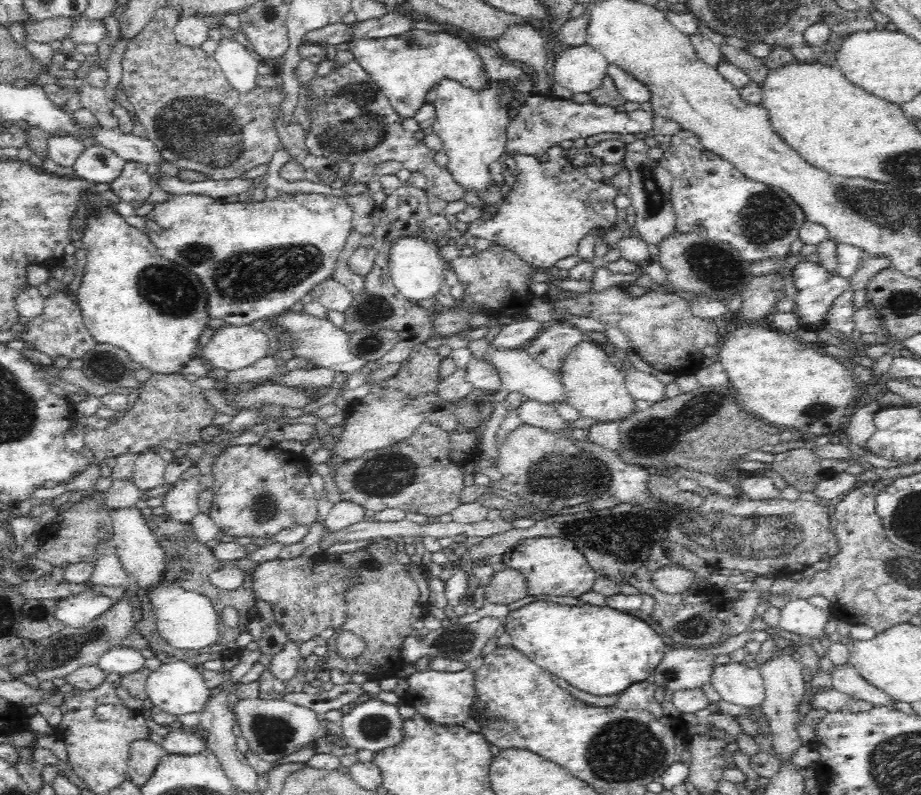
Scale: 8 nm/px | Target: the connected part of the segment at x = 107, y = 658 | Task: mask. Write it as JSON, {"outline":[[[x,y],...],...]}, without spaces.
{"outline":[[[112,647],[106,650],[99,659],[97,666],[107,675],[120,675],[126,677],[141,672],[146,664],[146,658],[132,648]]]}

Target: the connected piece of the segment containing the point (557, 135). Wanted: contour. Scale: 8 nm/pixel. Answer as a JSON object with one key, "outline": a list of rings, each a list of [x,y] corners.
{"outline":[[[532,94],[516,110],[516,116],[509,118],[505,126],[505,154],[511,160],[518,155],[544,158],[546,151],[559,146],[564,140],[578,140],[596,136],[602,132],[614,134],[636,134],[647,132],[652,126],[652,111],[636,109],[618,112],[611,106],[598,106],[593,102],[576,103],[568,99],[554,98],[546,94]]]}

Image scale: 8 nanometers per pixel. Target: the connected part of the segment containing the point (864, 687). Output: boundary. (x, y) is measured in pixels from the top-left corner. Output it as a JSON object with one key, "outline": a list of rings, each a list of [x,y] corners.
{"outline":[[[850,665],[842,667],[834,666],[832,672],[832,685],[835,690],[842,692],[858,701],[872,705],[873,708],[896,708],[894,698],[887,696],[884,692],[874,688],[862,679],[858,672]]]}

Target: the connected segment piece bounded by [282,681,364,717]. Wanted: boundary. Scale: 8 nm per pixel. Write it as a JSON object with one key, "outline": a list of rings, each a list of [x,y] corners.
{"outline":[[[351,681],[337,684],[330,691],[322,691],[316,695],[305,692],[288,693],[282,700],[304,706],[322,717],[328,711],[341,709],[344,705],[357,701],[363,693],[362,687]]]}

